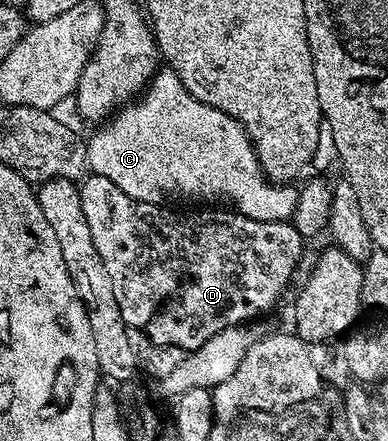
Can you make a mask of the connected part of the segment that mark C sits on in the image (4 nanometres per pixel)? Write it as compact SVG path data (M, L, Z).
M170 70L157 71L139 98L123 105L107 123L97 128L100 129L92 137L89 135L86 140L89 169L97 176L110 178L110 182L114 182L114 186L118 186L118 190L122 190L122 194L130 194L130 198L134 198L138 202L164 204L165 202L176 202L172 200L204 199L204 202L211 202L216 206L231 206L235 211L241 212L246 218L291 221L292 211L296 208L297 189L295 187L292 189L292 186L277 186L273 181L269 180L262 169L260 169L260 163L256 157L256 149L252 146L252 139L244 133L243 126L234 118L230 118L230 114L226 114L222 110L218 110L214 106L194 98L194 94L190 94L190 90L186 90L186 86L180 81L178 74L174 74Z

